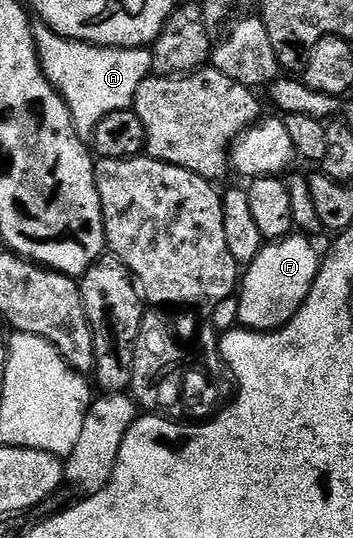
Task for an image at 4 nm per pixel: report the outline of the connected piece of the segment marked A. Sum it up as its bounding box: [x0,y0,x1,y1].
[33,23,153,143]

